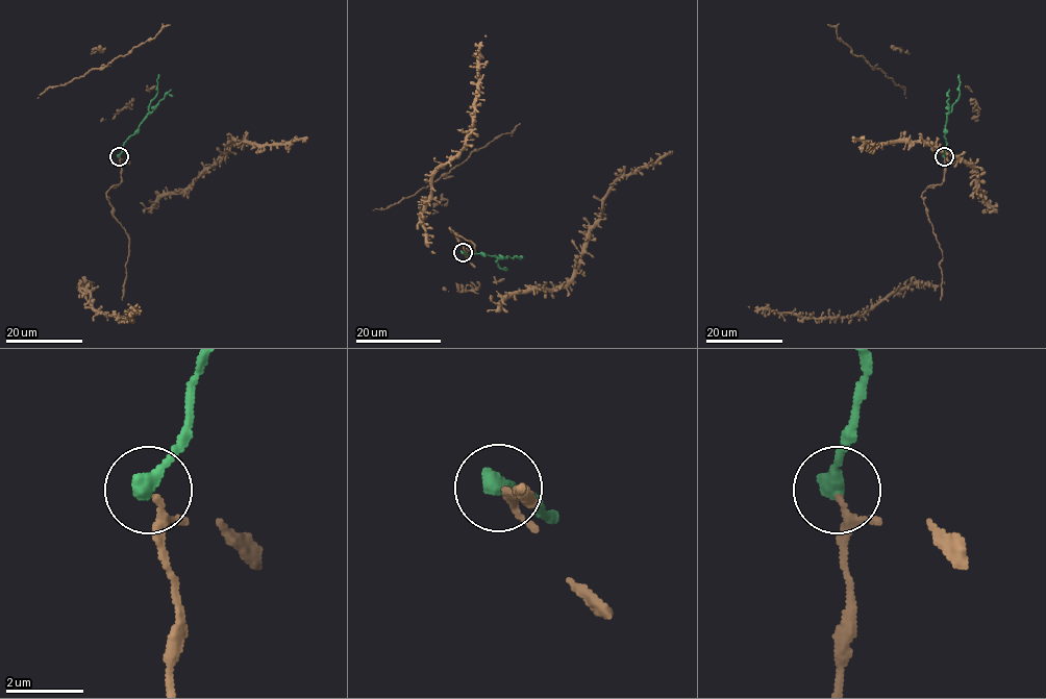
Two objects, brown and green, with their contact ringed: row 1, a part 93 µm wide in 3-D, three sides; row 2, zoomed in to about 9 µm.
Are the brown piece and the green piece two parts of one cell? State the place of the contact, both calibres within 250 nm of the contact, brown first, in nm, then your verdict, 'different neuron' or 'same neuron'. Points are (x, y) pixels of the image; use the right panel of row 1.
place (944, 156); calibres 140 and 460 nm; same neuron

